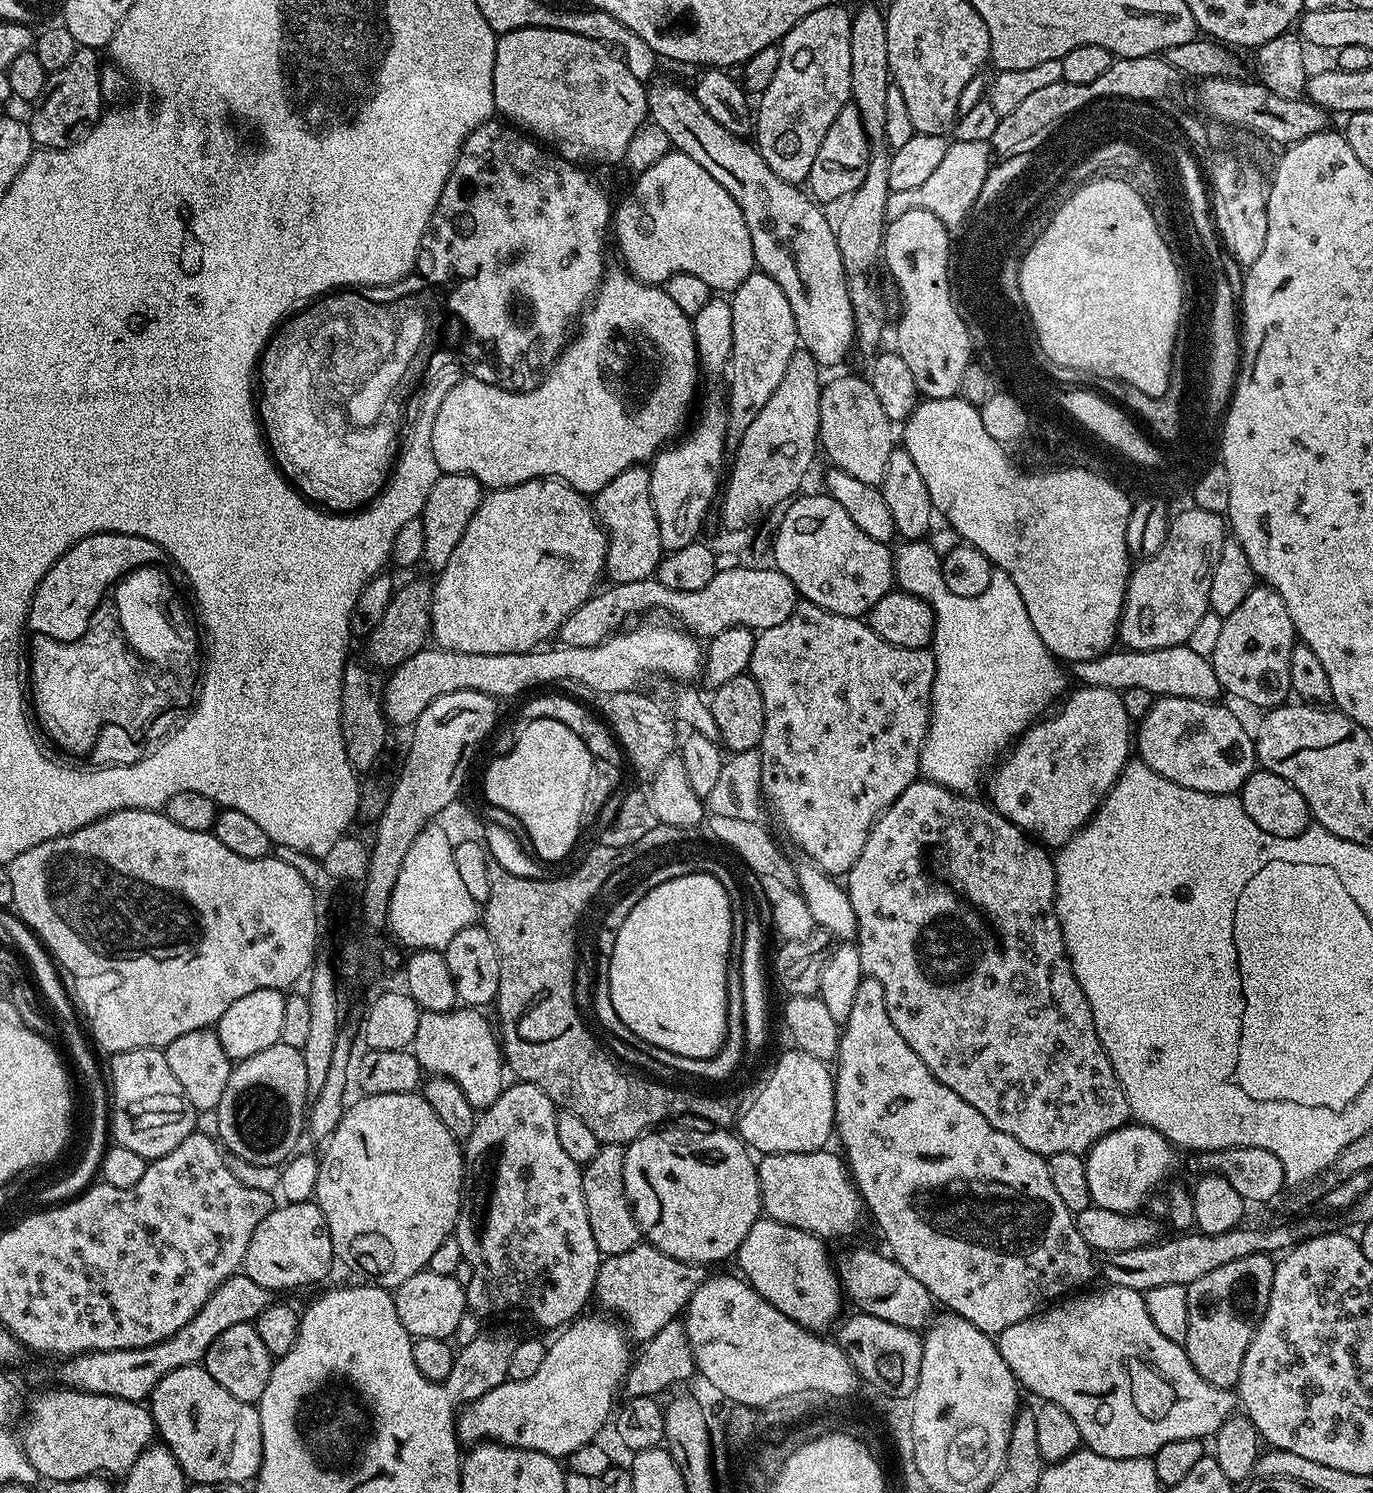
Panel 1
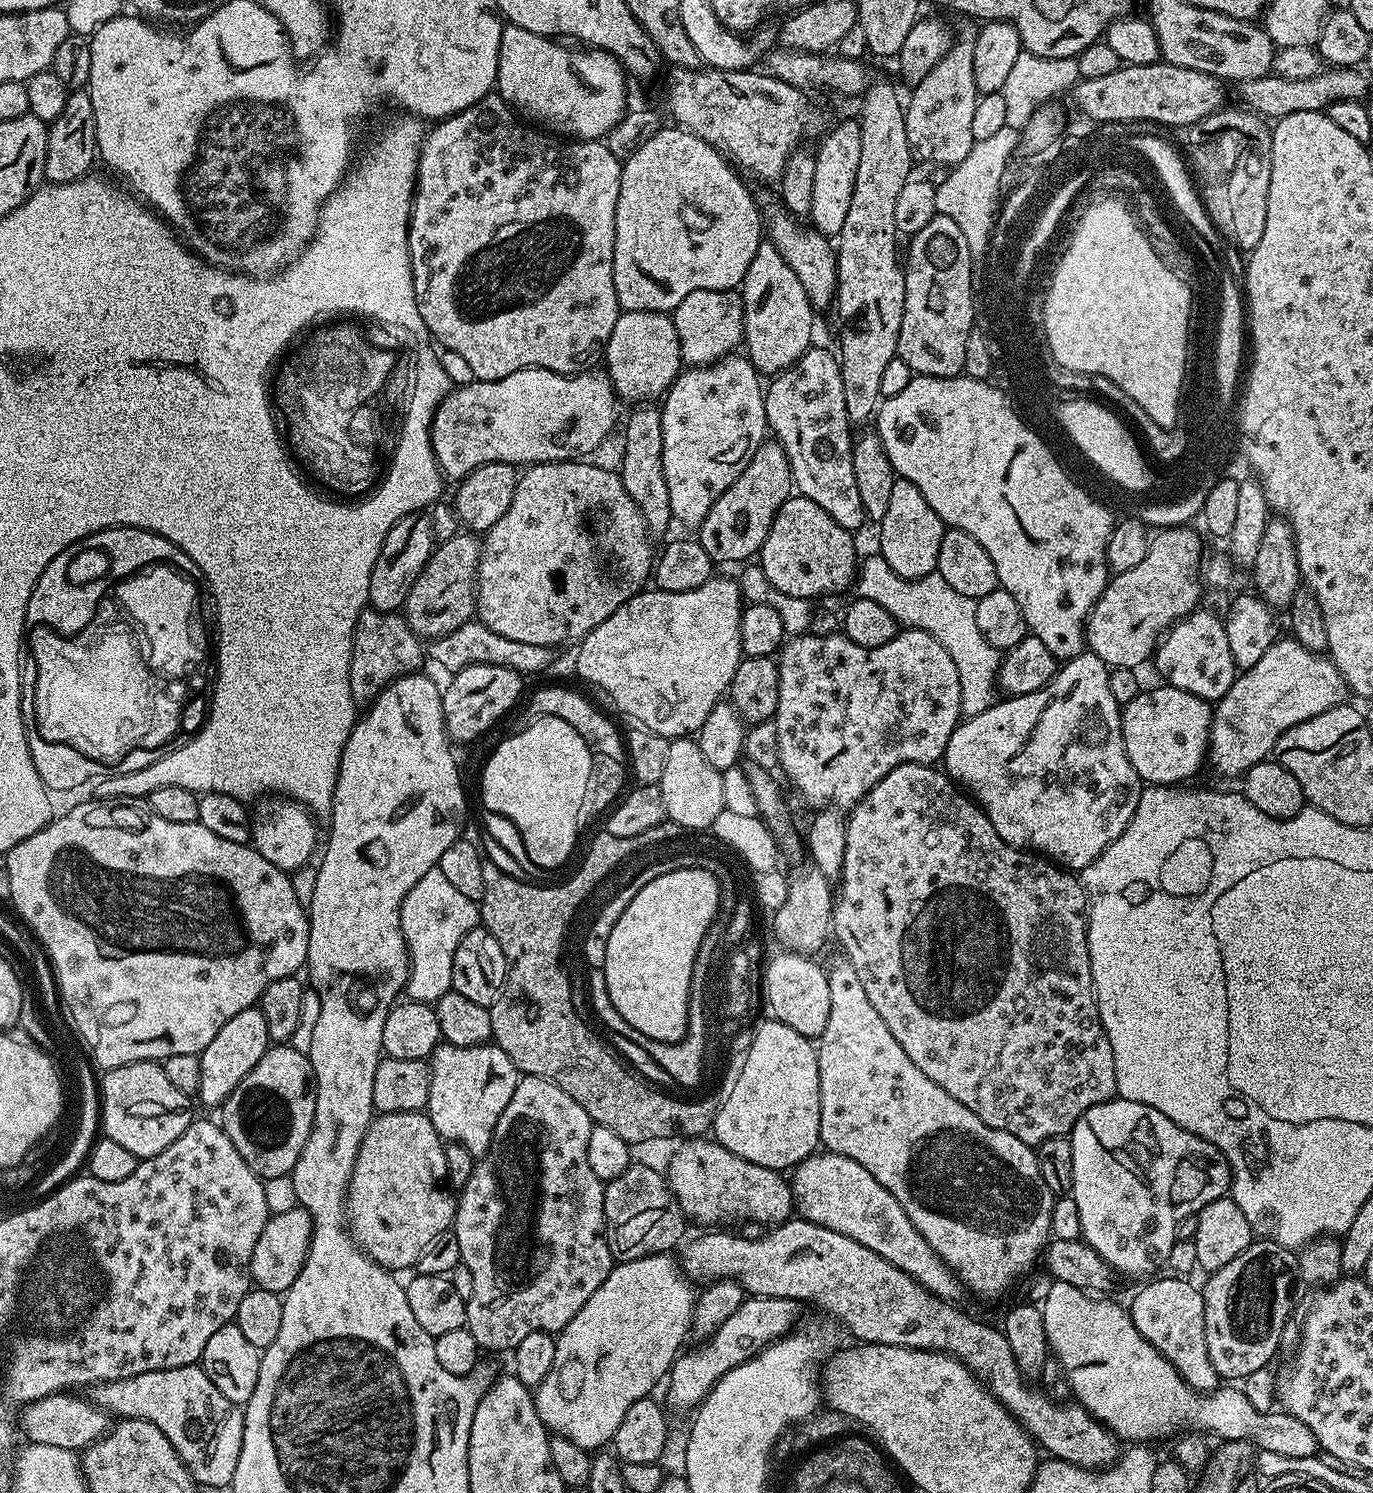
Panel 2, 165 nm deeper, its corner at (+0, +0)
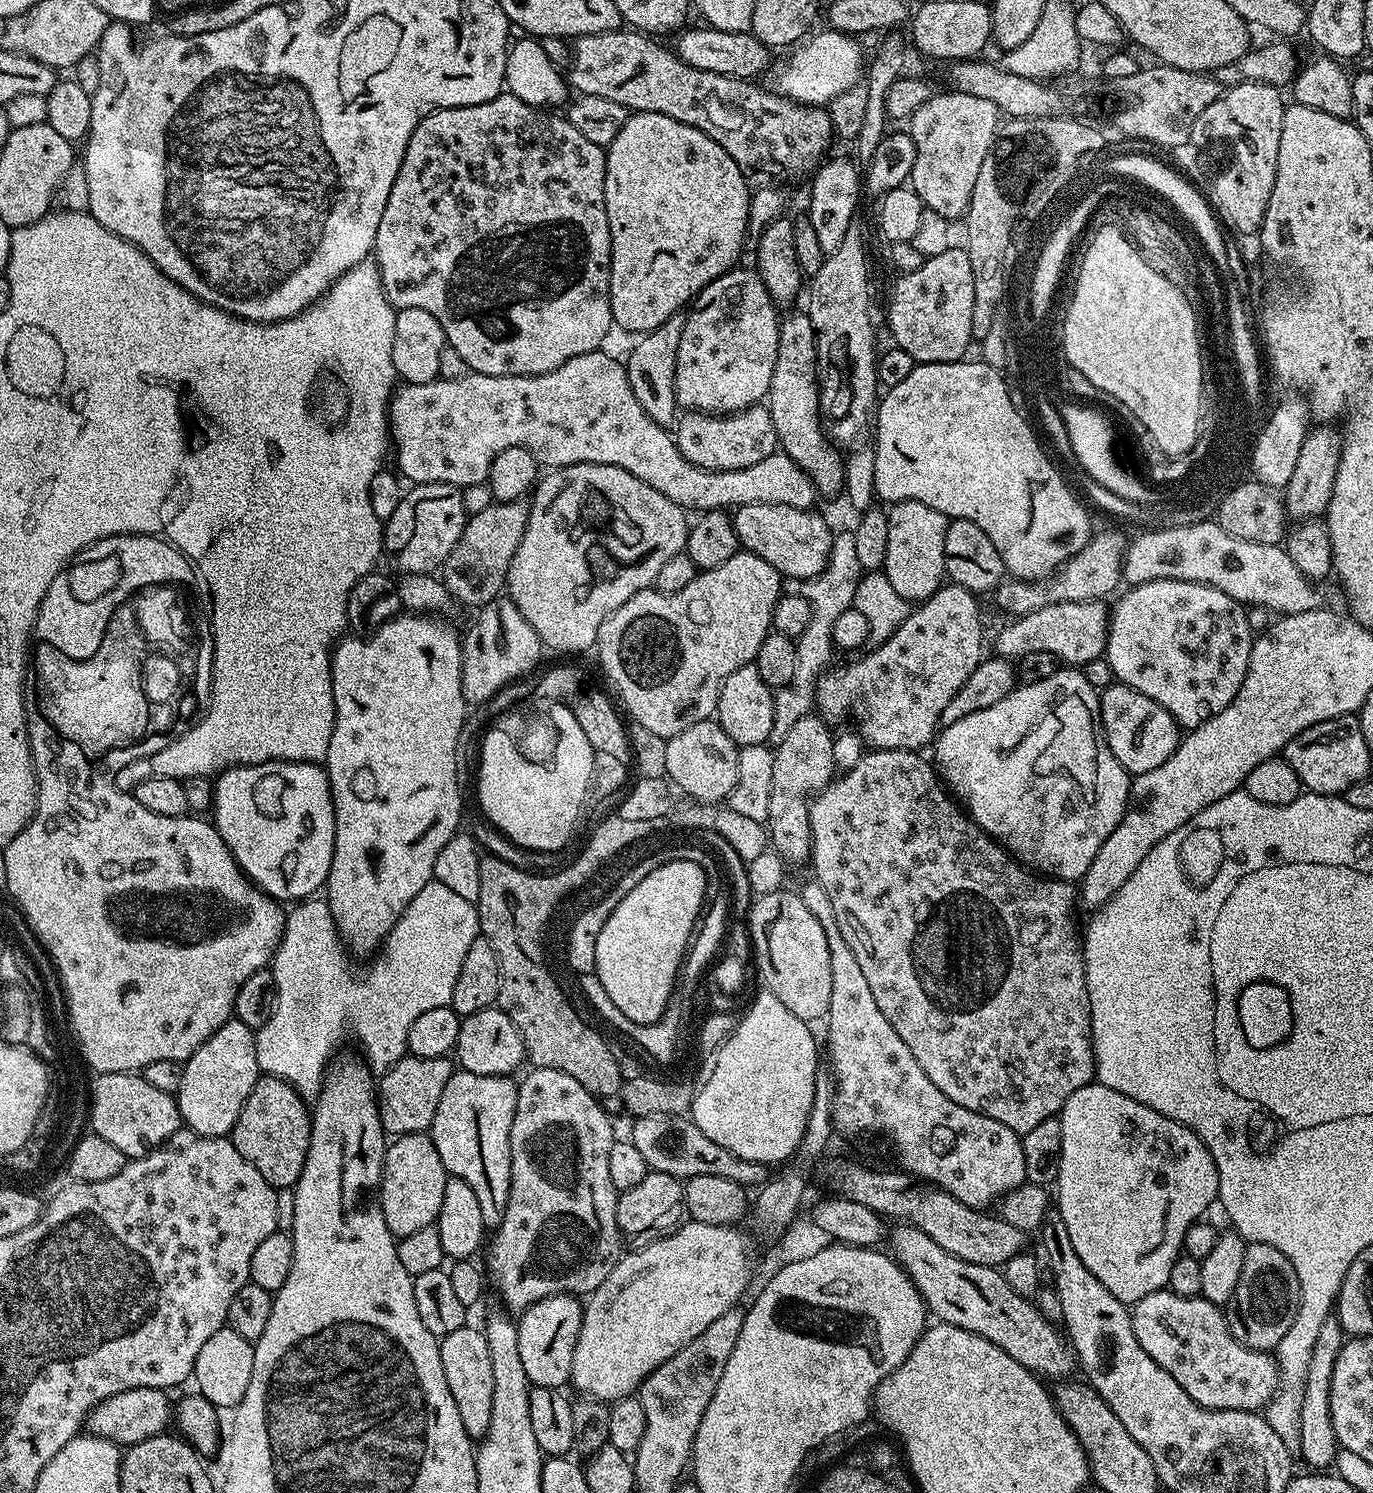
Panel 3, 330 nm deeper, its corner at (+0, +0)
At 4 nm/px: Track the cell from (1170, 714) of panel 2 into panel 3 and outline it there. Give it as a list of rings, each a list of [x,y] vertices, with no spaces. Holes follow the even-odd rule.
[[[1114,683],[1106,691],[1099,693],[1100,726],[1104,740],[1110,746],[1114,758],[1130,774],[1139,774],[1146,770],[1154,770],[1154,766],[1162,766],[1170,754],[1180,745],[1182,729],[1171,714],[1154,698],[1146,698],[1146,694],[1138,694],[1130,686]]]

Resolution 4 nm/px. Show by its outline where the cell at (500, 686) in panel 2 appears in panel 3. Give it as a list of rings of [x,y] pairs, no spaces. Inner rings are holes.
[[[497,598],[490,603],[483,605],[479,609],[476,621],[468,628],[468,633],[463,633],[462,647],[462,694],[469,705],[484,704],[487,700],[492,700],[507,684],[512,684],[515,680],[520,680],[523,676],[528,676],[536,668],[536,663],[540,660],[542,645],[538,634],[534,634],[534,628],[522,618],[522,612],[514,606],[512,600],[507,598]]]

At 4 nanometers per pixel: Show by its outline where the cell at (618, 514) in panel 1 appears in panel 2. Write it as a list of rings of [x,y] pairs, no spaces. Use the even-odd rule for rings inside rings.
[[[636,406],[628,416],[628,425],[624,428],[624,457],[620,460],[618,471],[622,486],[626,486],[626,494],[634,498],[638,510],[642,510],[644,521],[648,523],[648,531],[652,534],[664,532],[674,517],[670,510],[670,490],[666,490],[666,474],[662,474],[662,418],[656,406]]]

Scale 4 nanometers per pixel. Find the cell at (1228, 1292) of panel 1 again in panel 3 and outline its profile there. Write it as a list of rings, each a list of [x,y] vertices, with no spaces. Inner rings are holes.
[[[1248,1244],[1246,1262],[1242,1262],[1242,1278],[1238,1278],[1234,1297],[1236,1320],[1234,1316],[1231,1329],[1236,1341],[1244,1348],[1271,1353],[1278,1342],[1282,1342],[1286,1330],[1290,1330],[1290,1322],[1294,1322],[1294,1314],[1298,1314],[1299,1301],[1298,1274],[1294,1274],[1290,1258],[1274,1246]]]

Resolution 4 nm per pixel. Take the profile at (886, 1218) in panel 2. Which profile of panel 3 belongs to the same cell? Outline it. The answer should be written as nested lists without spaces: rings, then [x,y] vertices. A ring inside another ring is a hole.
[[[897,1223],[893,1228],[896,1229],[893,1232],[891,1229],[890,1232],[890,1240],[892,1236],[891,1255],[914,1282],[918,1294],[924,1300],[925,1309],[931,1315],[933,1312],[939,1323],[970,1330],[970,1334],[978,1334],[994,1342],[994,1346],[998,1346],[998,1350],[1006,1350],[1006,1354],[1010,1354],[1014,1362],[1026,1366],[1037,1376],[1047,1378],[1049,1381],[1050,1379],[1052,1382],[1063,1381],[1073,1375],[1072,1371],[1077,1371],[1076,1353],[1062,1335],[1061,1329],[1048,1322],[1029,1297],[1019,1296],[1017,1292],[1010,1290],[1010,1282],[1006,1282],[1003,1271],[990,1266],[974,1266],[970,1262],[962,1262],[962,1258],[954,1258],[954,1254],[942,1250],[942,1246],[938,1246],[938,1242],[930,1238],[930,1234],[922,1234],[922,1230],[918,1230],[912,1224]]]

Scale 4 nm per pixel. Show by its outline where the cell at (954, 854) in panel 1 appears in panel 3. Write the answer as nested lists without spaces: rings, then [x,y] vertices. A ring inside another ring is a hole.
[[[878,748],[865,751],[861,760],[853,769],[837,775],[821,792],[811,797],[808,806],[810,810],[810,834],[812,835],[810,865],[812,864],[813,870],[816,871],[814,880],[815,883],[822,886],[822,890],[826,890],[826,898],[830,898],[830,907],[834,909],[834,918],[838,922],[838,930],[842,930],[842,938],[846,938],[850,950],[854,950],[854,958],[858,958],[858,966],[862,966],[862,974],[866,977],[866,982],[870,985],[870,990],[874,994],[874,1002],[878,1002],[878,1010],[882,1010],[882,1014],[886,1014],[886,1022],[890,1022],[890,1026],[894,1026],[894,1030],[898,1030],[898,1038],[902,1038],[902,1042],[906,1042],[906,1046],[910,1046],[910,1054],[914,1054],[914,1058],[918,1062],[918,1066],[922,1066],[926,1078],[930,1078],[930,1082],[934,1082],[934,1086],[938,1086],[938,1090],[942,1090],[942,1094],[946,1094],[946,1098],[958,1102],[958,1106],[966,1106],[966,1110],[974,1110],[986,1118],[994,1118],[994,1122],[1002,1122],[1002,1126],[1010,1126],[1010,1130],[1023,1134],[1022,1158],[1026,1158],[1027,1183],[1052,1186],[1055,1185],[1056,1176],[1060,1172],[1060,1155],[1062,1154],[1062,1126],[1057,1117],[1059,1117],[1066,1098],[1070,1098],[1070,1094],[1074,1094],[1074,1090],[1082,1090],[1082,1086],[1091,1084],[1096,1080],[1096,1055],[1092,1049],[1092,1015],[1090,1014],[1090,994],[1086,986],[1086,966],[1084,965],[1082,940],[1078,932],[1076,936],[1076,920],[1072,917],[1076,908],[1078,909],[1078,888],[1075,883],[1066,880],[1045,878],[1043,875],[1033,874],[1027,867],[1017,863],[988,833],[983,832],[974,823],[967,811],[946,791],[935,767],[929,761],[927,764],[920,756],[923,755],[919,751],[907,752],[897,748],[894,750]]]

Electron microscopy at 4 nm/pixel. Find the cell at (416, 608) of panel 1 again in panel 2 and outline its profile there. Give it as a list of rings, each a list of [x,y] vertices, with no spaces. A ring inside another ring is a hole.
[[[467,530],[439,542],[433,547],[432,557],[422,566],[422,574],[414,578],[410,594],[402,609],[404,621],[421,641],[431,642],[439,636],[458,630],[476,611],[476,571],[480,561],[479,535]]]

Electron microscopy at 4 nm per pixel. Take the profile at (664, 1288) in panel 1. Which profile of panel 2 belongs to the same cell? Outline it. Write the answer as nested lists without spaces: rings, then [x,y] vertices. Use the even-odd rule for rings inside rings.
[[[799,1218],[785,1220],[755,1238],[735,1236],[732,1230],[705,1232],[708,1233],[697,1240],[689,1239],[678,1252],[679,1267],[689,1281],[701,1280],[701,1285],[707,1286],[715,1280],[736,1280],[749,1297],[769,1296],[798,1300],[805,1305],[817,1304],[833,1316],[833,1321],[841,1320],[857,1336],[857,1341],[945,1352],[961,1360],[980,1379],[1037,1445],[1048,1451],[1051,1459],[1070,1462],[1079,1468],[1103,1470],[1115,1464],[1121,1455],[1121,1441],[1082,1405],[1051,1400],[1040,1386],[1030,1382],[1018,1362],[1014,1362],[1010,1342],[1006,1342],[997,1325],[995,1328],[983,1324],[956,1308],[960,1306],[955,1303],[938,1298],[914,1282],[910,1274],[886,1262],[874,1250],[866,1250],[862,1242]]]

